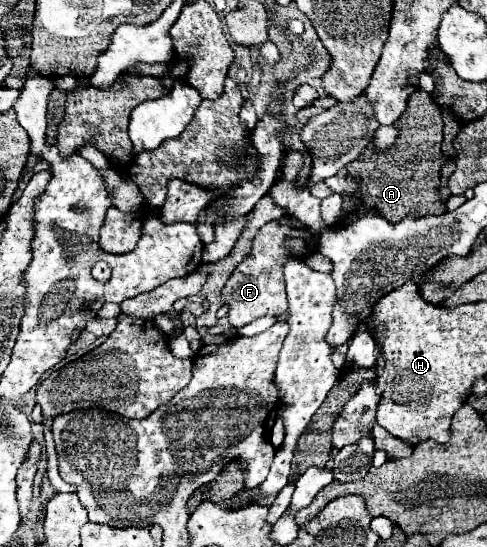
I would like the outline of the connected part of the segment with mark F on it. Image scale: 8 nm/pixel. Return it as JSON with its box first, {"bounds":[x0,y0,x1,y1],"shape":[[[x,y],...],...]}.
{"bounds":[222,214,320,328],"shape":[[[284,214],[282,218],[270,220],[266,226],[262,226],[254,238],[252,252],[236,266],[232,280],[228,280],[222,290],[222,298],[230,306],[228,318],[234,328],[242,328],[260,316],[282,316],[286,312],[288,302],[284,290],[284,262],[288,258],[298,258],[296,254],[292,254],[292,250],[284,246],[286,238],[302,238],[308,244],[308,252],[318,250],[320,236],[290,214]]]}

